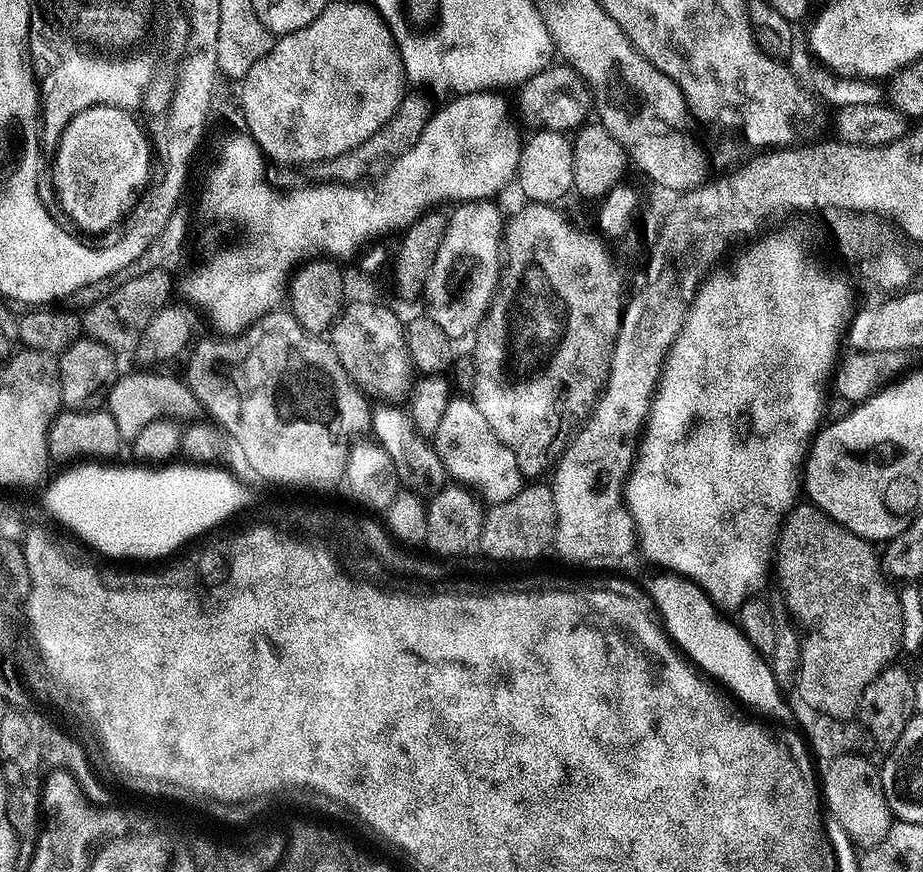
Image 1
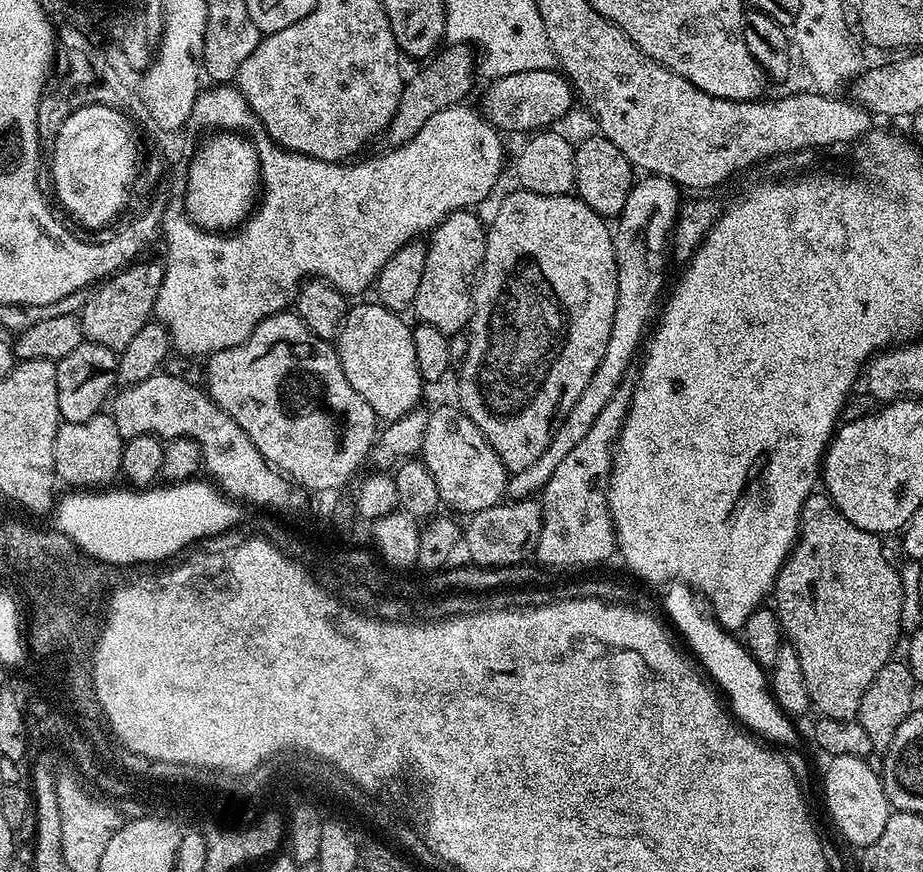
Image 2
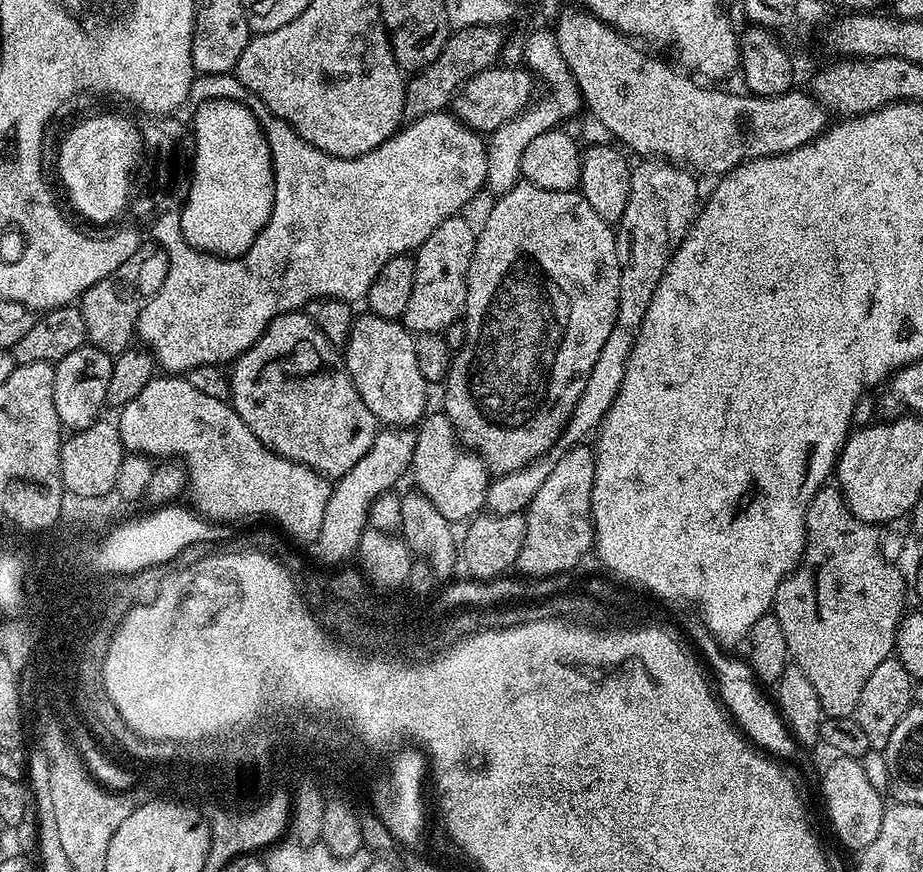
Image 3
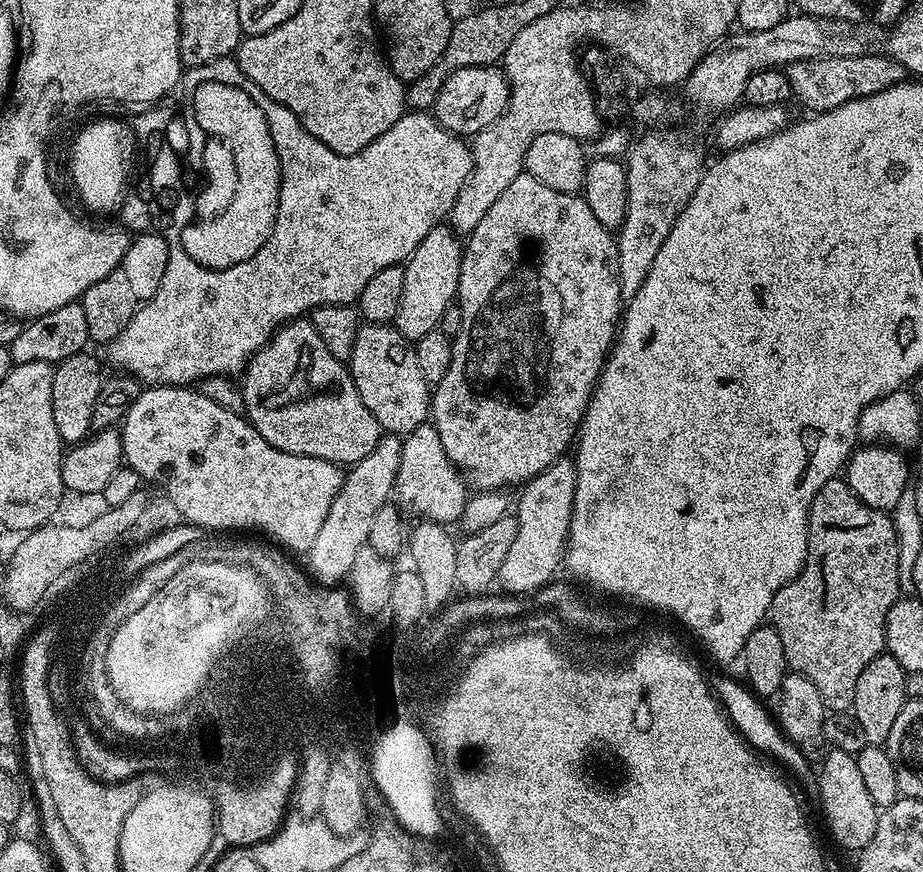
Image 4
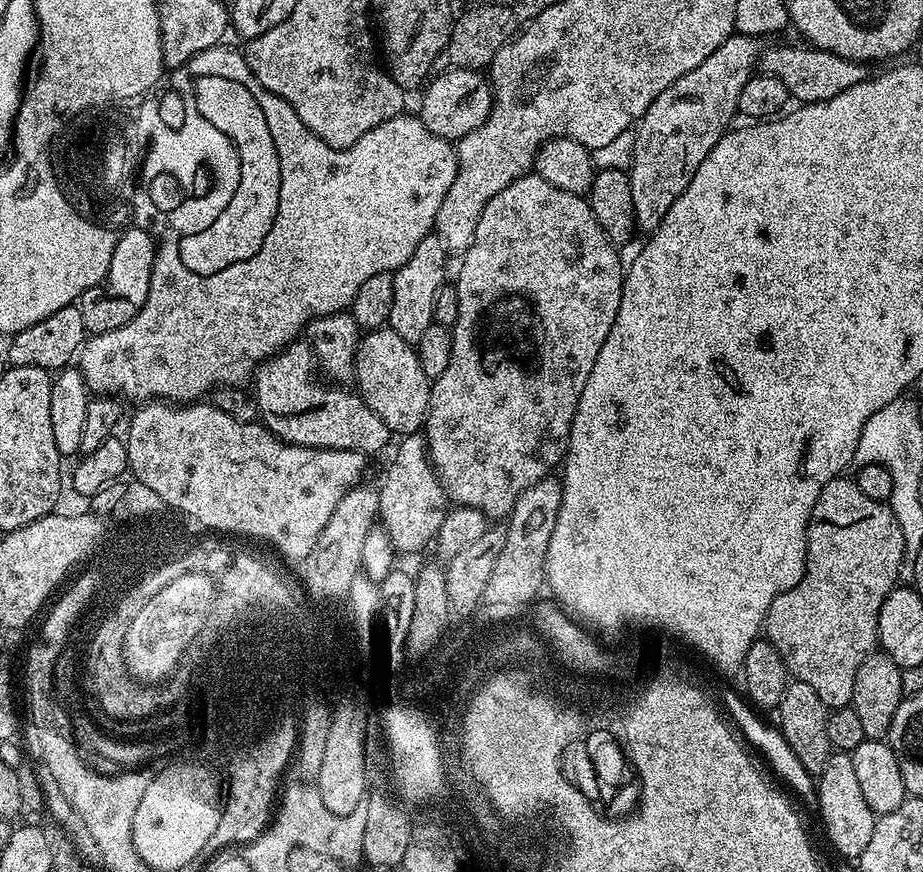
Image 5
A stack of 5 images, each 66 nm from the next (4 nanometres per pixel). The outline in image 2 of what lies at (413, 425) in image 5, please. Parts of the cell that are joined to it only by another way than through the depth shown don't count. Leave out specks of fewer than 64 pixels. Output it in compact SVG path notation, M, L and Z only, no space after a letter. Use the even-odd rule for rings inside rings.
M375 302L353 303L334 341L346 382L370 402L370 410L384 422L412 412L421 403L420 395L426 388L418 370L418 358L414 358L412 328L404 319L401 313L391 312Z

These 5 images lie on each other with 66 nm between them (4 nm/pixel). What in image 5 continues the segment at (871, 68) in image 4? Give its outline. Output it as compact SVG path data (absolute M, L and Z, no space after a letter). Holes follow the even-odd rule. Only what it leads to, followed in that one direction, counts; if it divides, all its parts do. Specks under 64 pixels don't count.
M780 44L777 48L765 47L758 61L759 71L766 76L776 76L778 82L786 86L793 101L800 104L826 102L834 98L834 94L842 94L842 90L850 90L850 86L858 86L858 82L869 79L870 72L864 69L867 67L861 61L842 58L821 48L800 44Z

